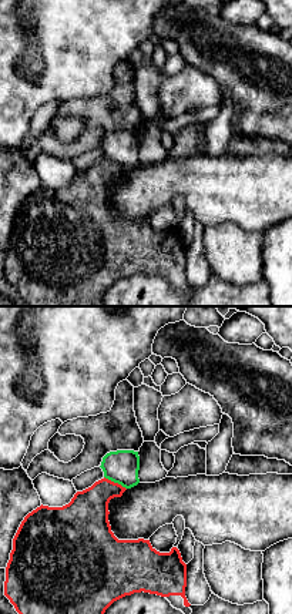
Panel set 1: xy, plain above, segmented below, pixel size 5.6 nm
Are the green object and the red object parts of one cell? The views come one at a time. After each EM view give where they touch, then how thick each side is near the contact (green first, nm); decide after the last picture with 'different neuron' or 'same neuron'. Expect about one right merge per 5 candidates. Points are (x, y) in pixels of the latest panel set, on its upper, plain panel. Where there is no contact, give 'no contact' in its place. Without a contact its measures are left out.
meets green at (116, 163); 190 nm thick on the green side, 240 nm on the other

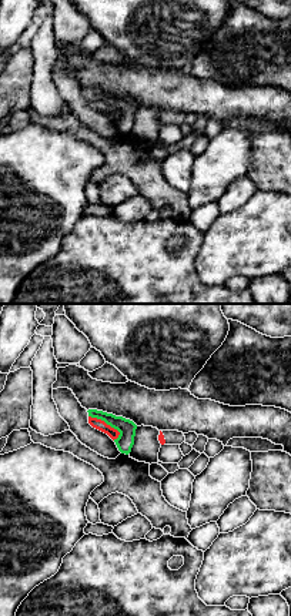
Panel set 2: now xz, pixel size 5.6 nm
meets green at (106, 103); 100 nm thick on the green side, 60 nm on the other

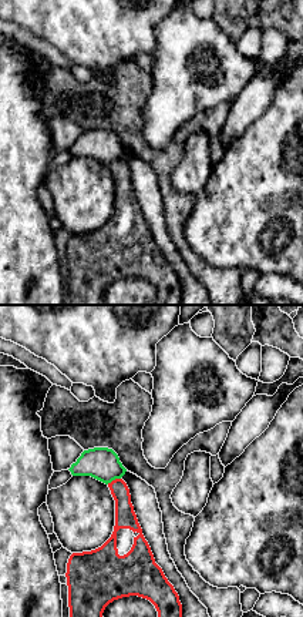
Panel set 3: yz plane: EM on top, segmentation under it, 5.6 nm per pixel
meets green at (113, 160); 190 nm thick on the green side, 120 nm on the other

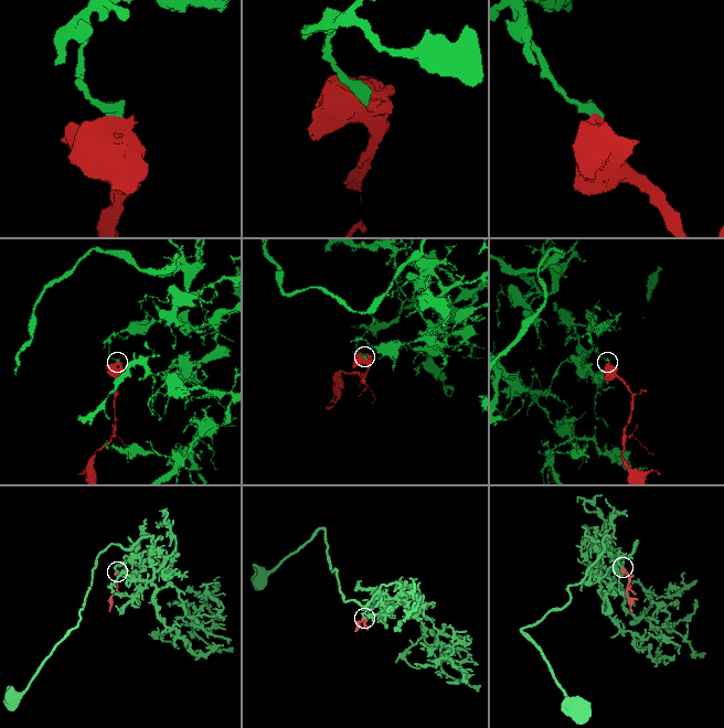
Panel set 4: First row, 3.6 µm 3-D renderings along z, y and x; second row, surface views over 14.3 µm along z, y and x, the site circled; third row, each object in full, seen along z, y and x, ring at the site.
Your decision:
different neuron

